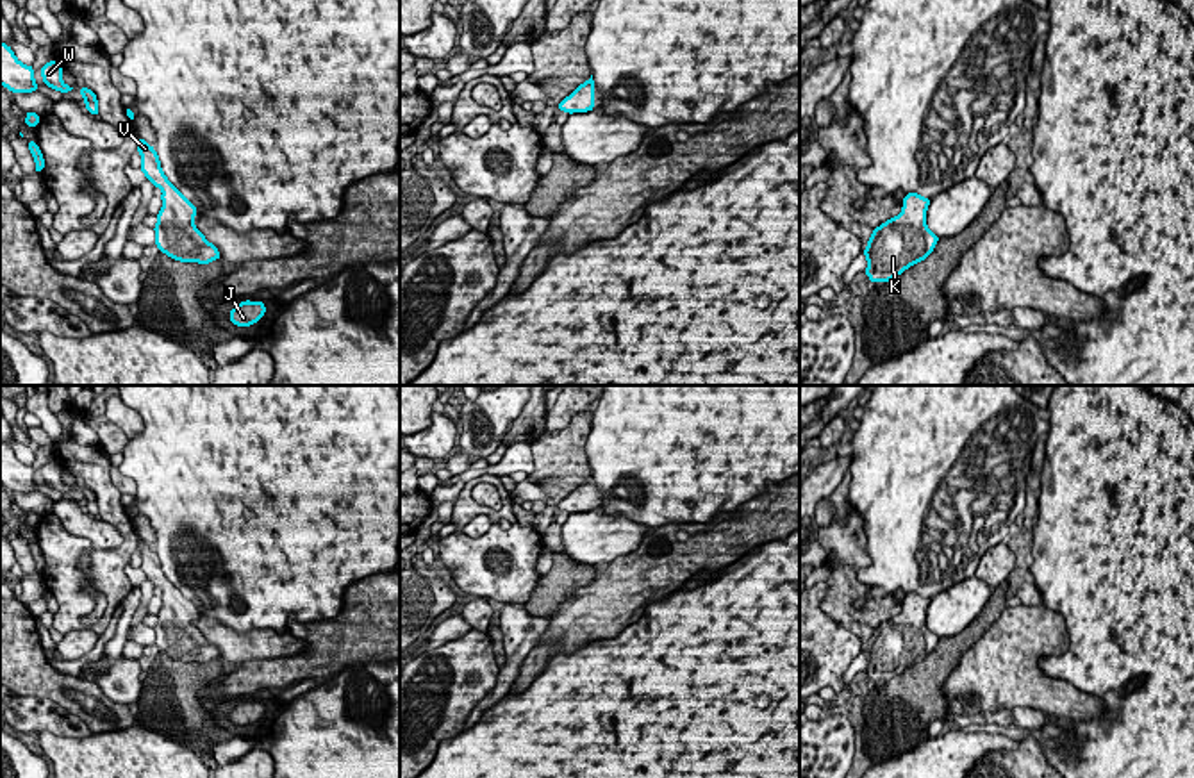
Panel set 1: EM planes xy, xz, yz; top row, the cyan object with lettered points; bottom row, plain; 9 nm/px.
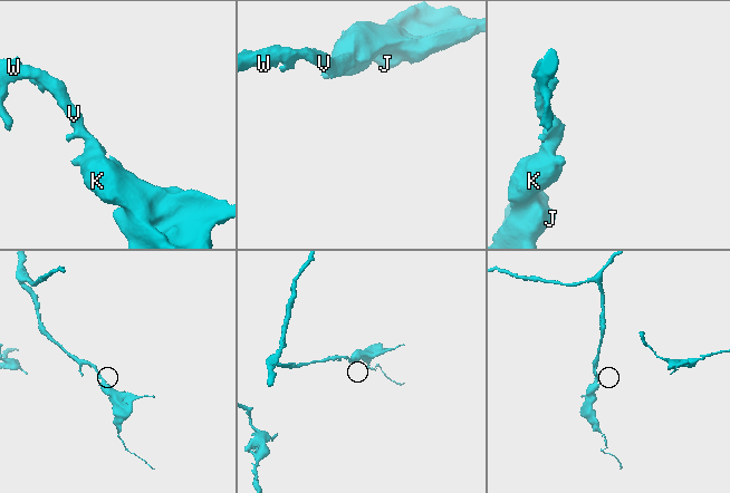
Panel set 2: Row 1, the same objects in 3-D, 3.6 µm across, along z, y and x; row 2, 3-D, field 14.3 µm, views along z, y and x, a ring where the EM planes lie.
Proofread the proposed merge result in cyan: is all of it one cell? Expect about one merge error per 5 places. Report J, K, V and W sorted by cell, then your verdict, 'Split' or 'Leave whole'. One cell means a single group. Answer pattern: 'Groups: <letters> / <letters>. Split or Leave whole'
Groups: J K V W. Leave whole

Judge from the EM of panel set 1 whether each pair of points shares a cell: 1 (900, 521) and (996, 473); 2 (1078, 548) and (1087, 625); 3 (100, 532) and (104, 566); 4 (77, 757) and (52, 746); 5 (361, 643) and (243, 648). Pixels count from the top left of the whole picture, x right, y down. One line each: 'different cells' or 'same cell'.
1: same cell
2: same cell
3: different cells
4: same cell
5: different cells

